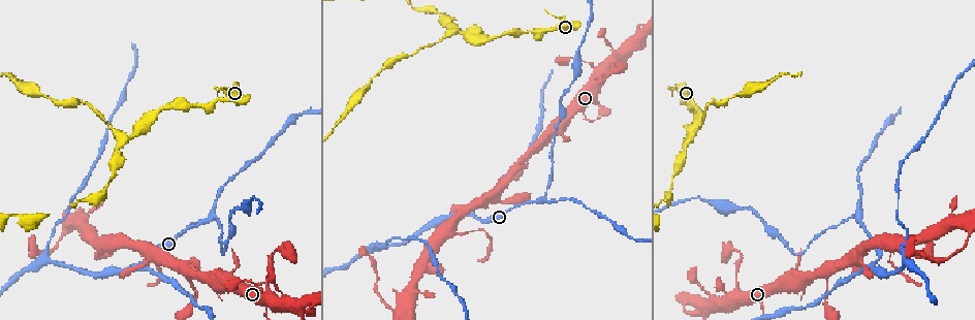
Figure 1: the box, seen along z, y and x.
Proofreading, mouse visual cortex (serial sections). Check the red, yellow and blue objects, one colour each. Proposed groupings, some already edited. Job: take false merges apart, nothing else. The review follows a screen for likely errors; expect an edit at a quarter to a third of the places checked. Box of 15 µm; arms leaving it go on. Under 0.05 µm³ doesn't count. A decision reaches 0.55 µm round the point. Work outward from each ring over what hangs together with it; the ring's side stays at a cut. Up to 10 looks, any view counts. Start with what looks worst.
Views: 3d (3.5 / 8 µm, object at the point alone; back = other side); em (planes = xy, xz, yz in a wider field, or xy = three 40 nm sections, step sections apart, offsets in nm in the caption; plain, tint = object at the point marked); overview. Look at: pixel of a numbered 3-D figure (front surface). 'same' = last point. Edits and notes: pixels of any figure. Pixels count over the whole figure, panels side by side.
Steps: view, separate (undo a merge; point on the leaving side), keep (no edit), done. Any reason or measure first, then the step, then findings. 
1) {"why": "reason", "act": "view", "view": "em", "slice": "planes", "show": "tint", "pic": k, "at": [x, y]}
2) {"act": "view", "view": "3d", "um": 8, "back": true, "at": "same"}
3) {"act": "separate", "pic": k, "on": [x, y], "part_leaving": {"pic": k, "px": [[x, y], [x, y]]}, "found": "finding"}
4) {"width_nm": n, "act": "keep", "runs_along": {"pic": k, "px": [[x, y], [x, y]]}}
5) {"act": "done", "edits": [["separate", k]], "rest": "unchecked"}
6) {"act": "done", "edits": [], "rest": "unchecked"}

{"why": "thin arm on a thick one", "act": "view", "view": "3d", "um": 3.5, "pic": 1, "at": [452, 230]}

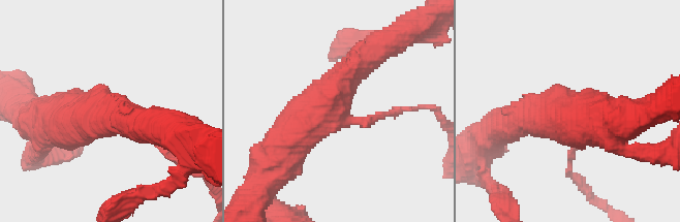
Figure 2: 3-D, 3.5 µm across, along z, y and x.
{"arms": 3, "arm_widths_nm": [150, 450, 600], "why": "now the EM", "act": "view", "view": "em", "slice": "xy", "step": 5, "show": "plain", "pic": 2, "at": [338, 114]}

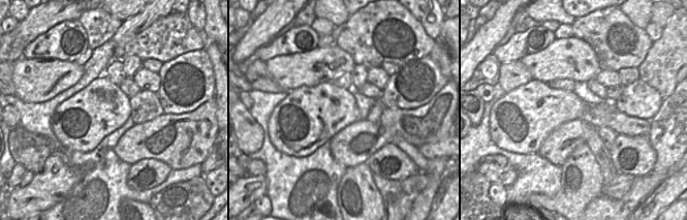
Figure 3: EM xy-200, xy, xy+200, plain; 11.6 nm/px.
{"act": "view", "view": "em", "slice": "xy", "step": 5, "show": "tint", "at": "same"}

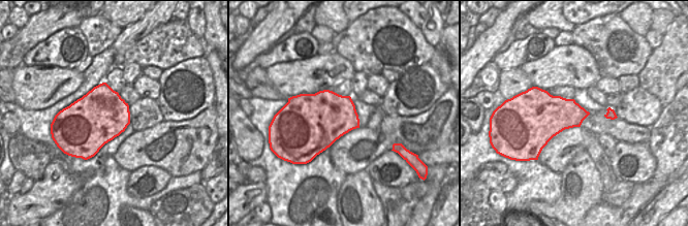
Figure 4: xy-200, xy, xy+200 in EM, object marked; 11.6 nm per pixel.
{"act": "separate", "pic": 2, "on": [382, 115], "found": "a second cell is stuck on"}

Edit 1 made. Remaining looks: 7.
{"act": "view", "view": "overview"}

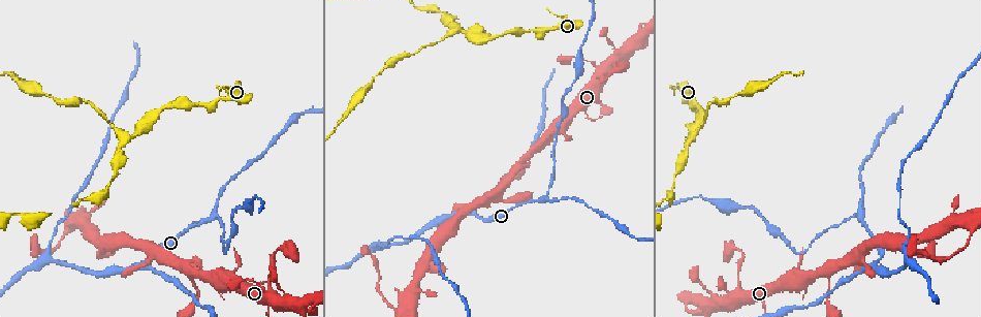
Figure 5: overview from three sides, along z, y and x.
{"why": "thick turns thin", "act": "view", "view": "3d", "um": 8, "back": true, "pic": 5, "at": [66, 232]}

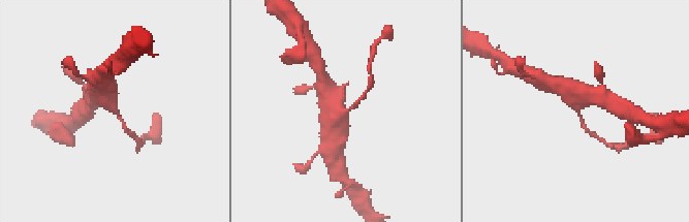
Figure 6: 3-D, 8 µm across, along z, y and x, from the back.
{"act": "view", "view": "3d", "um": 3.5, "pic": 6, "at": [116, 113]}

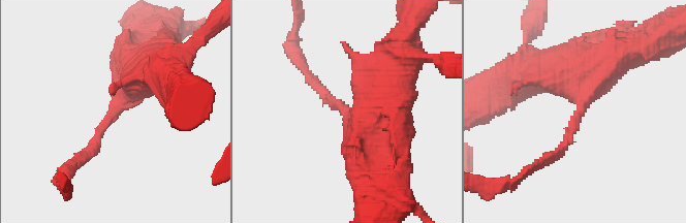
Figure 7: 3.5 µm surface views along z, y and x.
{"arm_widths_nm": [150, 600], "why": "shape alone is not enough", "act": "view", "view": "em", "slice": "xy", "step": 1, "show": "tint", "pic": 7, "at": [345, 110]}

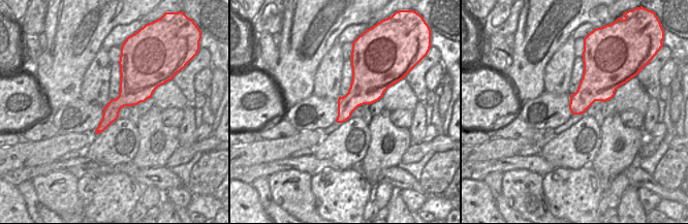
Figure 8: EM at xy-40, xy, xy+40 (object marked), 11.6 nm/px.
{"act": "separate", "pic": 7, "on": [94, 141], "border": {"pic": 8, "px": [[341, 97], [350, 115]]}, "found": "two cells meet here"}

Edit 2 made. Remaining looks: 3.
{"why": "three arms meet", "act": "view", "view": "3d", "um": 3.5, "back": true, "pic": 5, "at": [214, 216]}

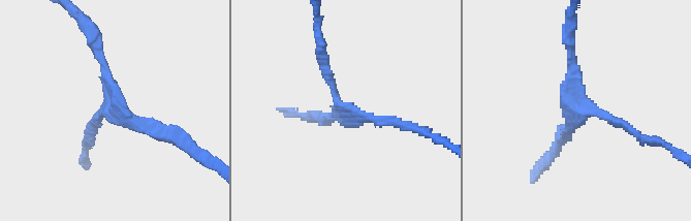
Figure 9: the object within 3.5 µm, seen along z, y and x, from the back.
{"why": "need the tissue", "act": "view", "view": "em", "slice": "xy", "step": 3, "show": "tint", "pic": 9, "at": [577, 109]}

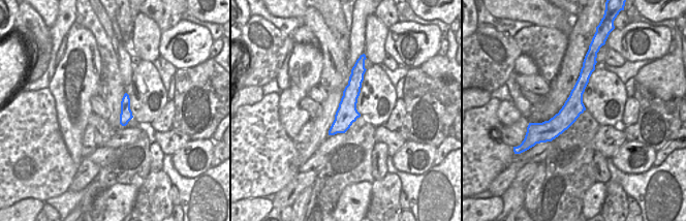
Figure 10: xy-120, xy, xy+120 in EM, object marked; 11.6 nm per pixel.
{"act": "keep", "runs_along": {"pic": 9, "px": [[406, 127], [339, 103], [323, 56]]}, "found": "continuous, no second cell"}

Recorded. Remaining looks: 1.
{"act": "done", "edits": [["separate", 2], ["separate", 7]], "rest": "unchecked"}

